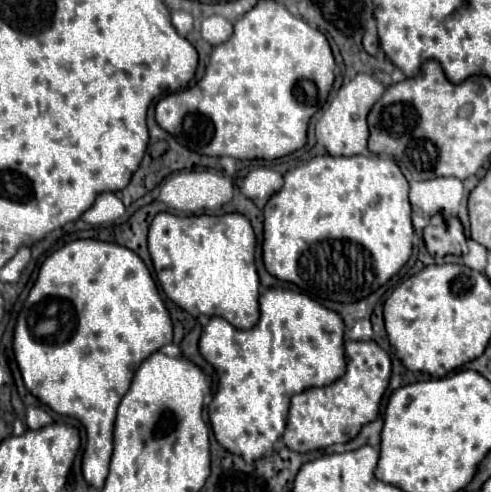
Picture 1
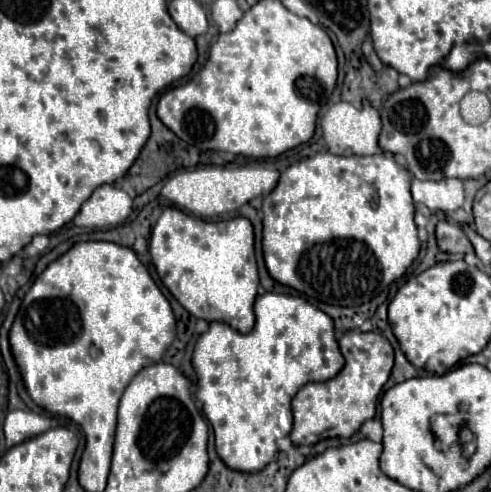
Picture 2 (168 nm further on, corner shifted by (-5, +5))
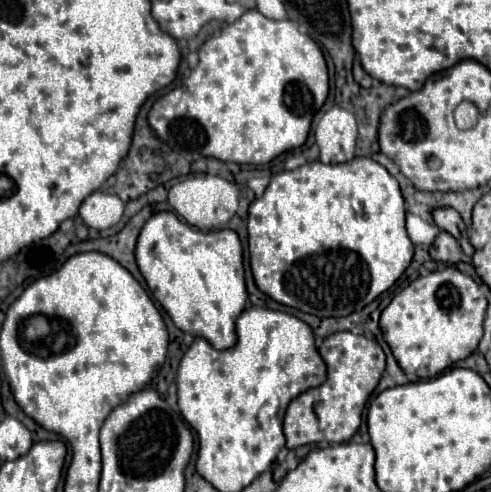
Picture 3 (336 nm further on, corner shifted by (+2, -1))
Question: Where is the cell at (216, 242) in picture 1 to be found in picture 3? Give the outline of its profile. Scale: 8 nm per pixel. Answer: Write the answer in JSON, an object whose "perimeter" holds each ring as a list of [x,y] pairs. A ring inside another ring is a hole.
{"perimeter":[[[173,212],[153,214],[137,242],[137,266],[155,296],[155,300],[165,306],[167,314],[175,322],[177,328],[191,336],[207,338],[215,348],[231,348],[237,342],[235,320],[243,312],[247,304],[247,288],[245,288],[245,268],[243,268],[243,246],[235,230],[213,230],[203,232],[185,222],[181,222]]]}

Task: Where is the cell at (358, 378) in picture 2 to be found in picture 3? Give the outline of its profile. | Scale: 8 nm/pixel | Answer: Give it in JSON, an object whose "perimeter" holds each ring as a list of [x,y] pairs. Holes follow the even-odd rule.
{"perimeter":[[[351,332],[327,336],[319,346],[319,354],[327,364],[327,380],[319,388],[307,390],[291,400],[283,420],[283,434],[289,450],[313,442],[349,442],[359,430],[363,408],[385,370],[383,348],[375,340]]]}

